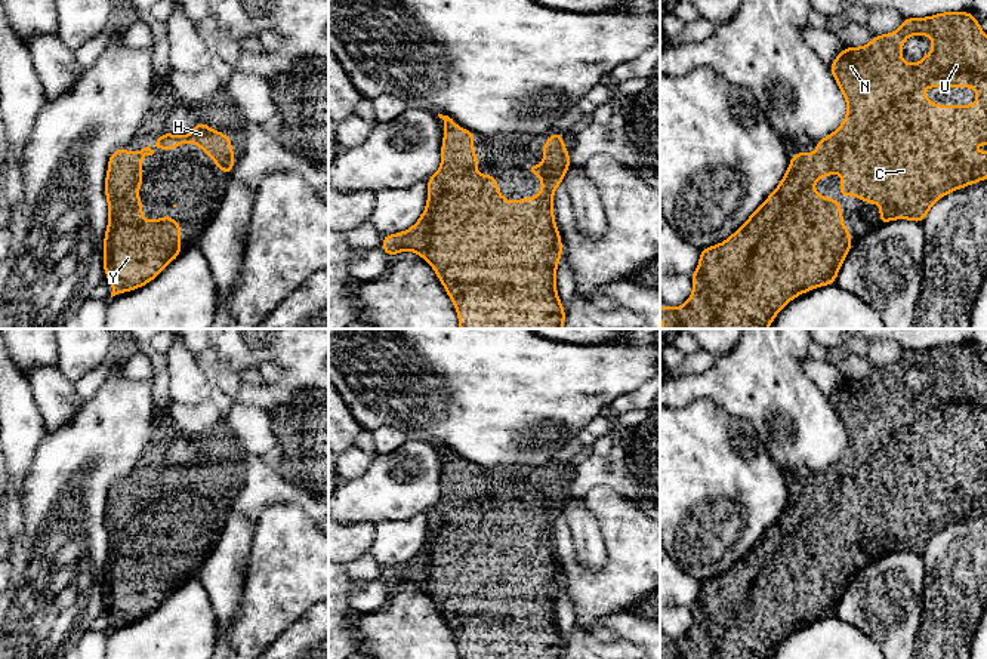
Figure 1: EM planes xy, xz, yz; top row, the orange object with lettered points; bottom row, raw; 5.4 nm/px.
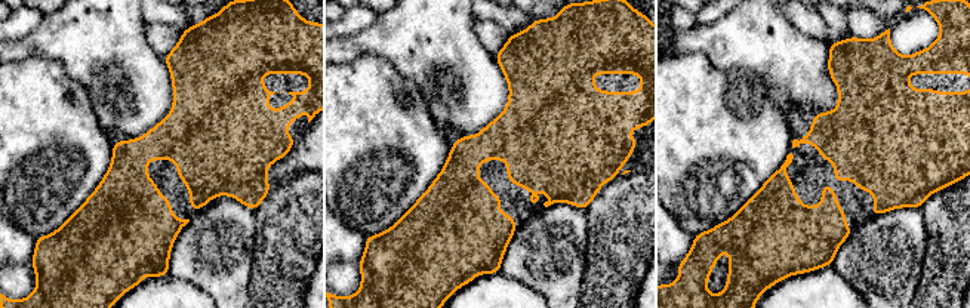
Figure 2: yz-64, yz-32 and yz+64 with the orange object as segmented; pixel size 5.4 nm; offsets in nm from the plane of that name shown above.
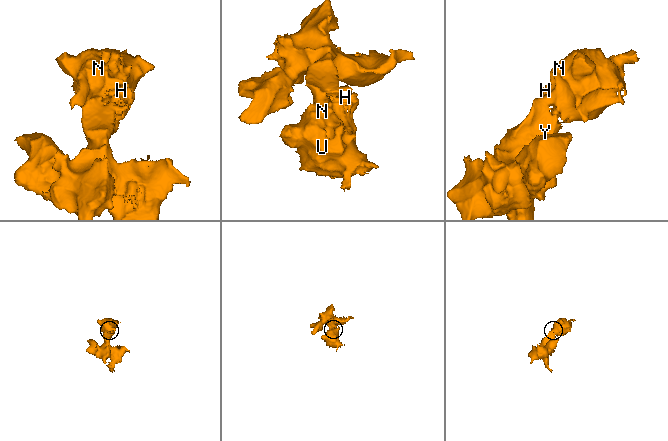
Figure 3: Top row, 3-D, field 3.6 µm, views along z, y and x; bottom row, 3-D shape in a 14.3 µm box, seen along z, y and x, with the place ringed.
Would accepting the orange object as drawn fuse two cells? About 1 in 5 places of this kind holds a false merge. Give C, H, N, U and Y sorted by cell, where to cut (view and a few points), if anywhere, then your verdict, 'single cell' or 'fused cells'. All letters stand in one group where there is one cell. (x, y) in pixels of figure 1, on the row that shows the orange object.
groups C H N U Y; cut none; single cell

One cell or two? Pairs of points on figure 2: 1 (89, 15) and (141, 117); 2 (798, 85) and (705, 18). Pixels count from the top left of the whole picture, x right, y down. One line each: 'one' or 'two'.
1: one
2: two

